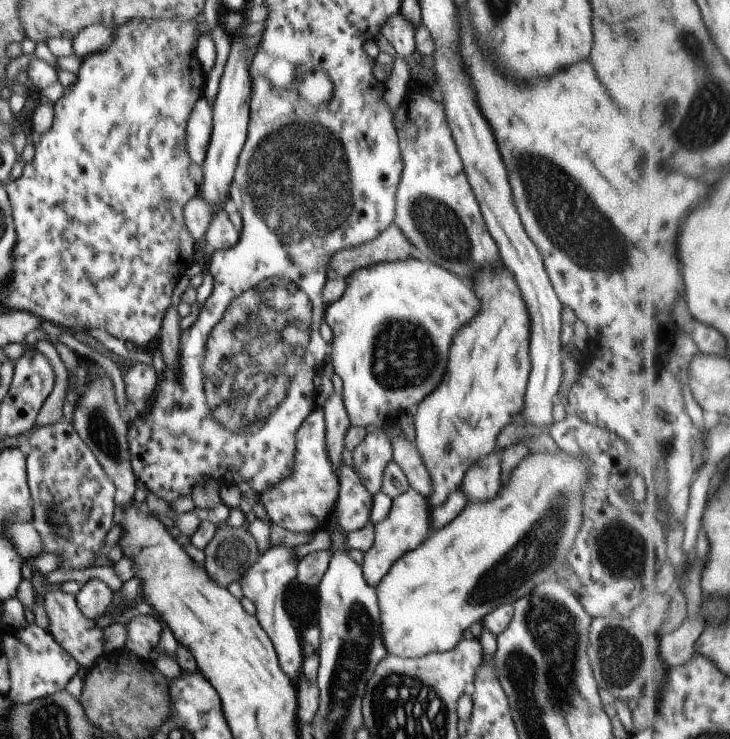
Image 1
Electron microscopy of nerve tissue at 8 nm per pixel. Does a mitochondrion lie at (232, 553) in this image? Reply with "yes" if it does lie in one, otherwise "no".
yes

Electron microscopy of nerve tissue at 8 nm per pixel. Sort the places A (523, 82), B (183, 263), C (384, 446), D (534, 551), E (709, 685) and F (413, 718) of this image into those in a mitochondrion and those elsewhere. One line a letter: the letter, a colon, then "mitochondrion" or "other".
A: other
B: other
C: other
D: mitochondrion
E: other
F: mitochondrion

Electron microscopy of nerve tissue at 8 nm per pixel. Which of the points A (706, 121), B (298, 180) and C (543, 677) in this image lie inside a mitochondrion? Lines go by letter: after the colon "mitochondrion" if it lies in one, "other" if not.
A: mitochondrion
B: mitochondrion
C: mitochondrion

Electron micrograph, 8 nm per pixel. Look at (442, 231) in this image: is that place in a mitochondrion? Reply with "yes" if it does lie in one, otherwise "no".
yes

